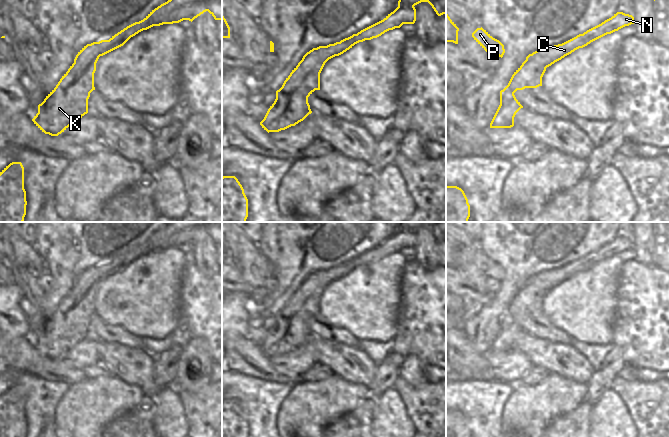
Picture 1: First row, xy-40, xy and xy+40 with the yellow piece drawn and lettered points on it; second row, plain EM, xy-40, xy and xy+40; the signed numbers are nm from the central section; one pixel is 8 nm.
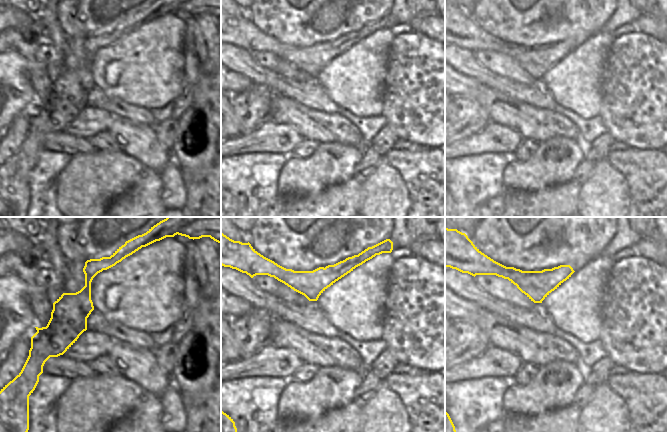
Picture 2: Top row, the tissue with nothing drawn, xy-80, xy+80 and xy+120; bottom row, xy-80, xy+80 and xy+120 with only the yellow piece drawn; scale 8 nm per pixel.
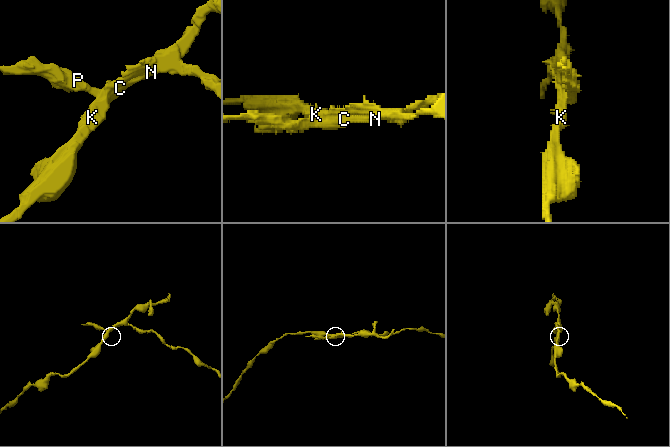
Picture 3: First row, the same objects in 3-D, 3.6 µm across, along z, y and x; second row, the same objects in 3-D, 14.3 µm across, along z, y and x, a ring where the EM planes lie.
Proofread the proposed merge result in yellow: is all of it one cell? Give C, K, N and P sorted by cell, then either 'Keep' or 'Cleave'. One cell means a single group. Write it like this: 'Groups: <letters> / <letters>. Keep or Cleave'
Groups: C N P / K. Cleave

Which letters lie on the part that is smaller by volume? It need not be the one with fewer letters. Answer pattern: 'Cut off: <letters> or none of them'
Cut off: C, N, P

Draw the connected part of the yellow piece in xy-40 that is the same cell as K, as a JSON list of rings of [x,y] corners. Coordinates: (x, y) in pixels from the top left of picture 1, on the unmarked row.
[[[170,222],[152,234],[143,244],[135,246],[109,264],[101,264],[84,270],[76,279],[74,287],[62,300],[56,311],[38,329],[38,337],[32,345],[45,358],[58,360],[69,350],[88,337],[88,323],[95,314],[94,297],[101,278],[135,260],[143,254],[160,247],[177,233],[195,226],[217,222]]]

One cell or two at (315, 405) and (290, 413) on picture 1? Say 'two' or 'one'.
one

